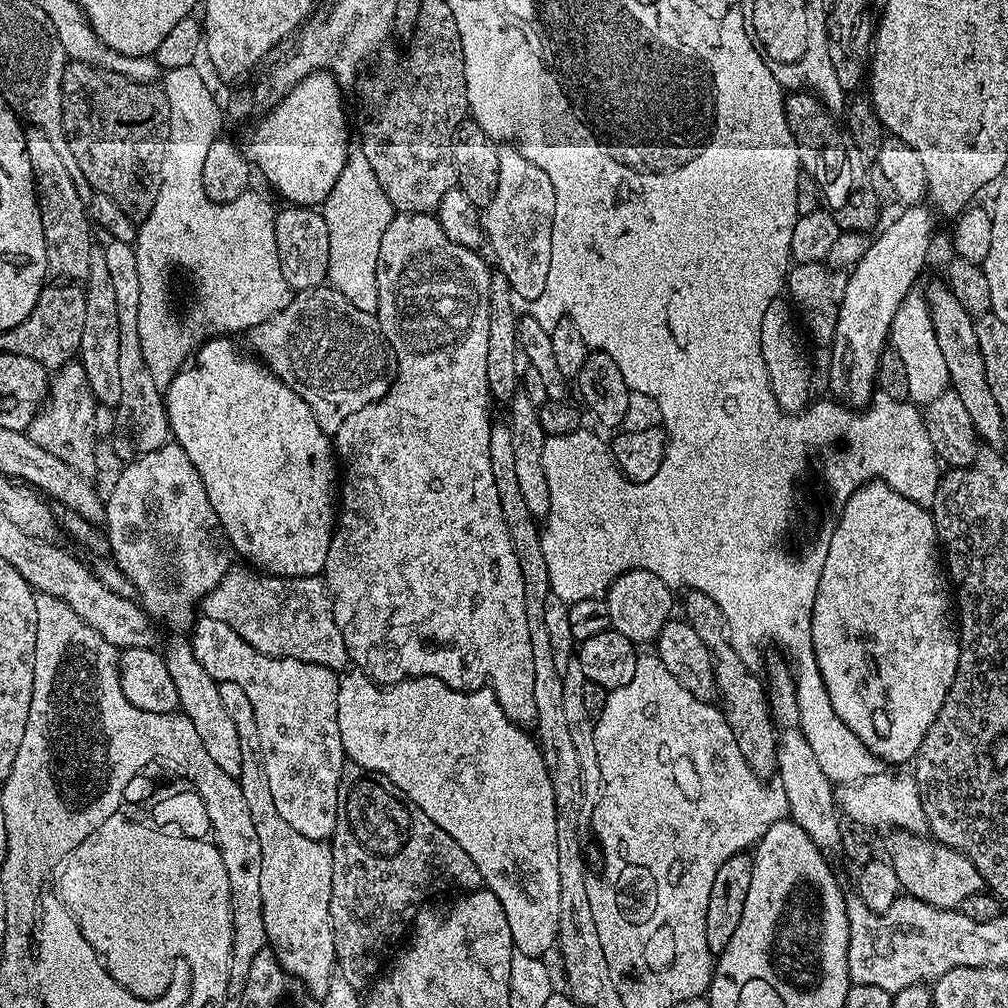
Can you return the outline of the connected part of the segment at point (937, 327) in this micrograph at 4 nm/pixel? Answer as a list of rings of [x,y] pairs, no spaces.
[[[947,283],[932,284],[922,292],[928,303],[930,318],[934,322],[934,334],[938,334],[938,346],[942,350],[942,358],[946,362],[946,379],[949,380],[951,391],[962,398],[966,411],[976,427],[977,437],[984,440],[985,445],[1000,446],[1004,440],[1006,426],[1002,422],[1002,410],[998,410],[998,402],[994,399],[994,390],[990,390],[990,382],[986,382],[986,362],[978,346],[978,334],[974,316],[969,313],[962,303],[948,288]]]

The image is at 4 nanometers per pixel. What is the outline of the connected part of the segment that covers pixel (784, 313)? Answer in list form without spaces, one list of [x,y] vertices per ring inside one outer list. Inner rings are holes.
[[[778,298],[774,302],[770,302],[766,314],[762,314],[760,349],[774,398],[785,412],[799,414],[810,403],[808,395],[812,392],[812,364],[808,361],[807,350],[804,349],[805,337],[798,324],[798,329],[796,329],[795,323],[797,324],[797,321],[794,319],[793,309],[787,299]],[[792,316],[794,321],[792,321]],[[799,331],[802,337],[800,337]]]

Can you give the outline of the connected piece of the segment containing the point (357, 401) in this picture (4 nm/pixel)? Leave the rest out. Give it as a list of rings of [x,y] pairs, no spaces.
[[[331,286],[297,291],[286,310],[248,329],[246,339],[257,352],[255,355],[259,363],[283,384],[290,386],[290,390],[294,390],[294,394],[298,394],[298,398],[302,398],[306,406],[310,406],[318,426],[326,434],[335,434],[342,422],[350,418],[350,414],[362,410],[367,404],[381,400],[394,379],[394,360],[375,315],[350,306],[343,294]]]

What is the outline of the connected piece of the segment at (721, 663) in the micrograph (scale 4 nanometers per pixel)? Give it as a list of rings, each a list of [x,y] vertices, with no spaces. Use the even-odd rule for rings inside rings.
[[[685,591],[684,612],[687,623],[702,638],[707,648],[712,649],[714,671],[716,674],[717,691],[724,695],[722,711],[732,727],[734,742],[738,742],[738,750],[742,750],[742,758],[754,769],[757,776],[761,778],[772,778],[777,775],[776,759],[778,758],[778,725],[773,719],[772,709],[769,707],[769,693],[766,691],[765,681],[759,680],[754,673],[748,669],[748,664],[736,653],[736,648],[728,644],[724,637],[726,625],[720,607],[704,592]]]

